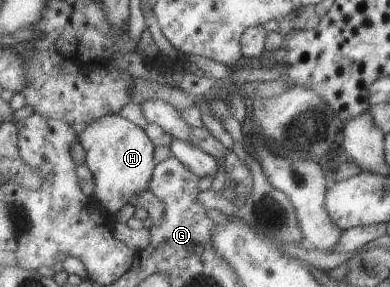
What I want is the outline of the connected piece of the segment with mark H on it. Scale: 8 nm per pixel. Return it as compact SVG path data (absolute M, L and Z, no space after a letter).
M120 114L107 115L90 122L81 131L80 143L86 151L86 163L95 173L97 188L94 198L110 218L129 203L133 195L149 189L157 166L154 161L156 147L143 127Z

